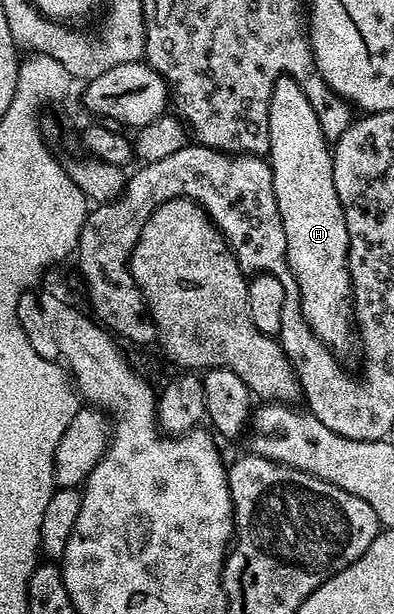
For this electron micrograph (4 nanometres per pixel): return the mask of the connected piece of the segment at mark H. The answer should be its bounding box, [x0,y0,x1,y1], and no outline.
[267,76,353,351]

